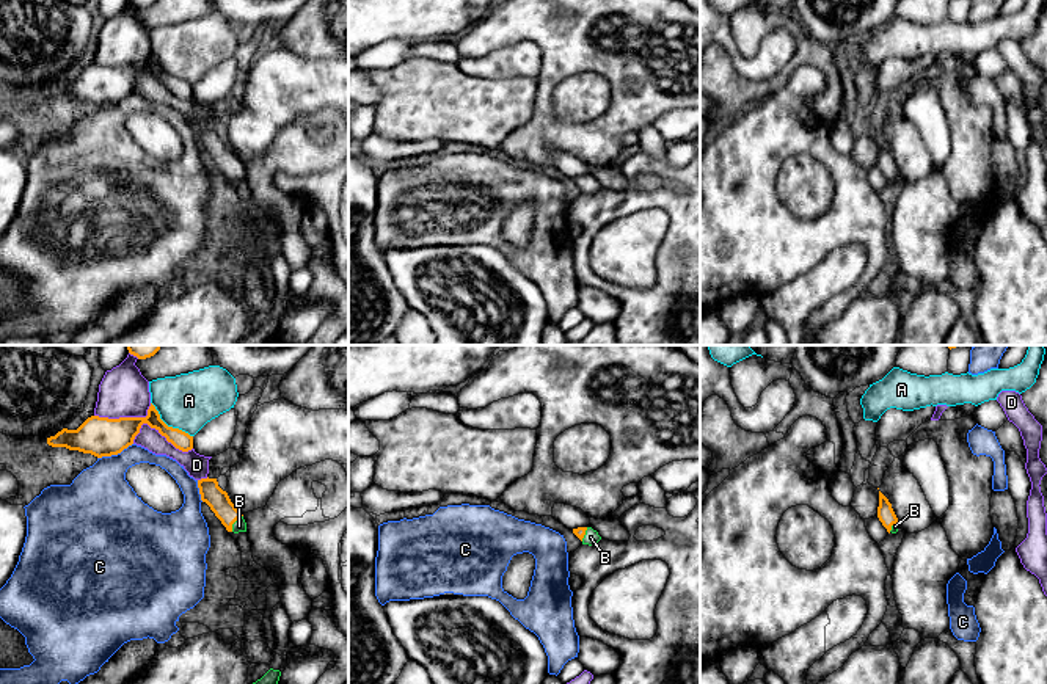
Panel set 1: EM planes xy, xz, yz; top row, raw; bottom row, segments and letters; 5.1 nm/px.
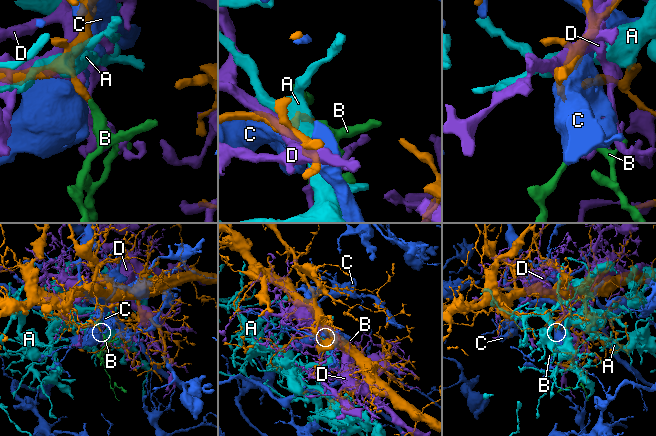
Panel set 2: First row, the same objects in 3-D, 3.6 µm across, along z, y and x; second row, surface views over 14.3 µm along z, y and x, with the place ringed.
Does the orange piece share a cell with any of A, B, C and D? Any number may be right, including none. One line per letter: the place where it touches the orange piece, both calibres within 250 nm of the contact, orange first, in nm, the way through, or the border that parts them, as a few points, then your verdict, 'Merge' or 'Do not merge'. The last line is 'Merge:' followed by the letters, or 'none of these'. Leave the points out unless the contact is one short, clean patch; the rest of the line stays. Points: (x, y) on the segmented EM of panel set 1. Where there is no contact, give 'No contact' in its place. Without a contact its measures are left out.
A: Touches orange at xy (167, 425). Thickness 160 nm (orange) against 280 nm. Do not merge
B: Touches orange at xy (234, 521). Thickness 120 nm (orange) against 60 nm. Path across: xy (218, 501), (234, 521), (239, 526). Merge
C: Touches orange at xy (115, 454). Thickness 200 nm (orange) against 340 nm. Do not merge
D: Touches orange at xy (160, 433). Thickness 180 nm (orange) against 120 nm. Do not merge
Merge: B

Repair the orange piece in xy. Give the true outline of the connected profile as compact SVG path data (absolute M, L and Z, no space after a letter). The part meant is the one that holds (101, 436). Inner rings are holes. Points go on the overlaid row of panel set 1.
M152 403L146 417L108 419L91 416L77 430L63 428L55 436L47 438L47 444L91 453L97 458L111 457L133 444L143 424L155 428L176 449L182 452L193 449L193 436L179 428L168 427L160 419L160 414Z

